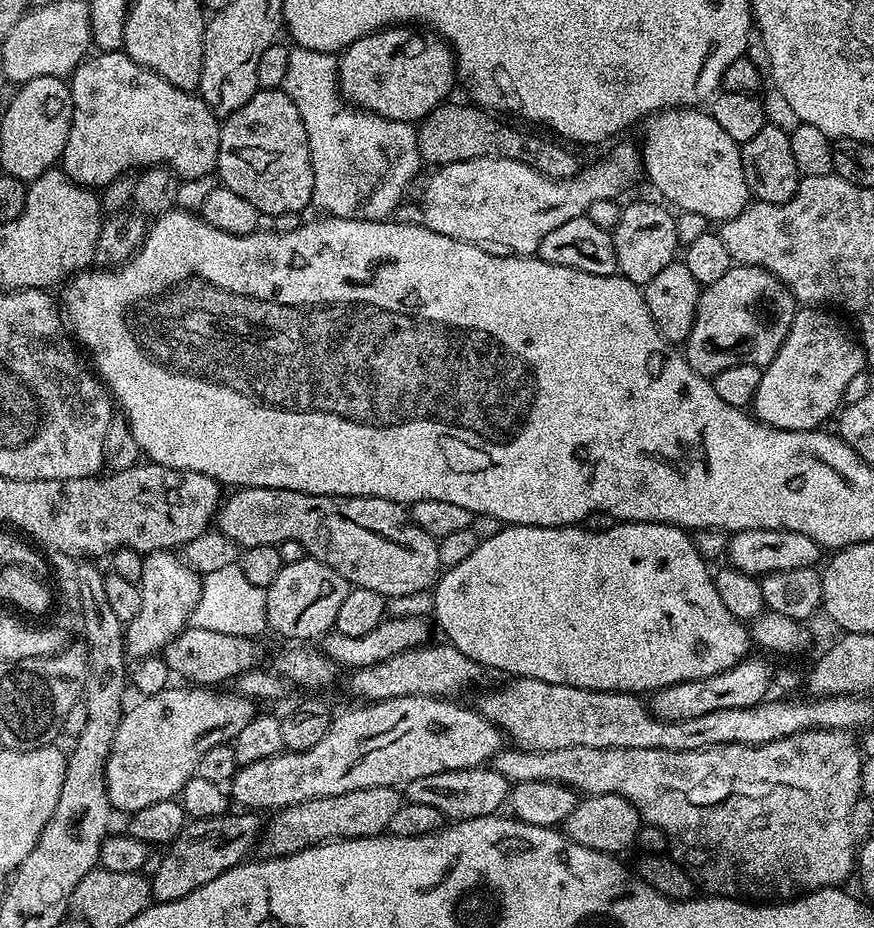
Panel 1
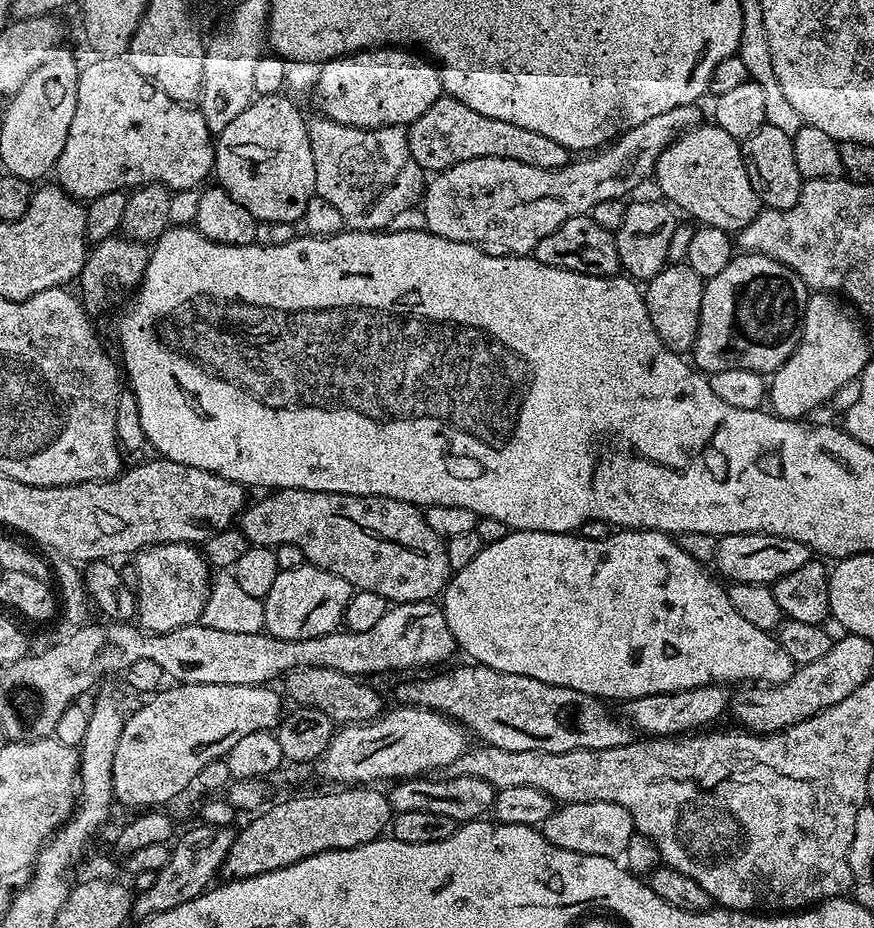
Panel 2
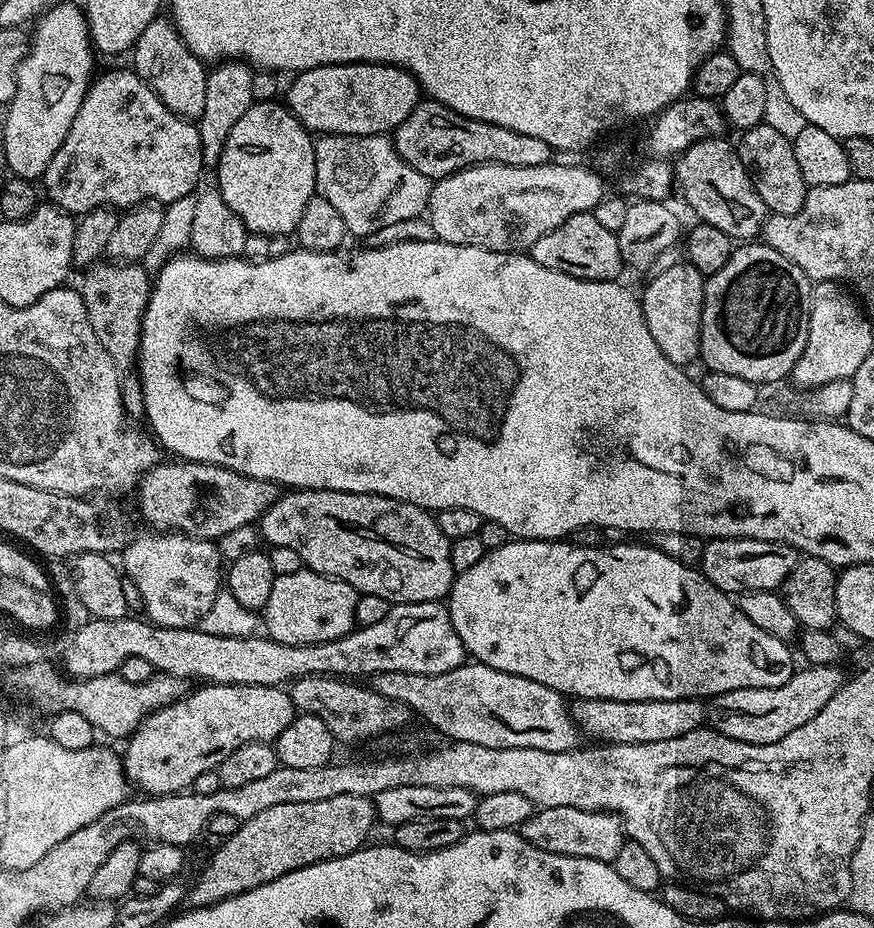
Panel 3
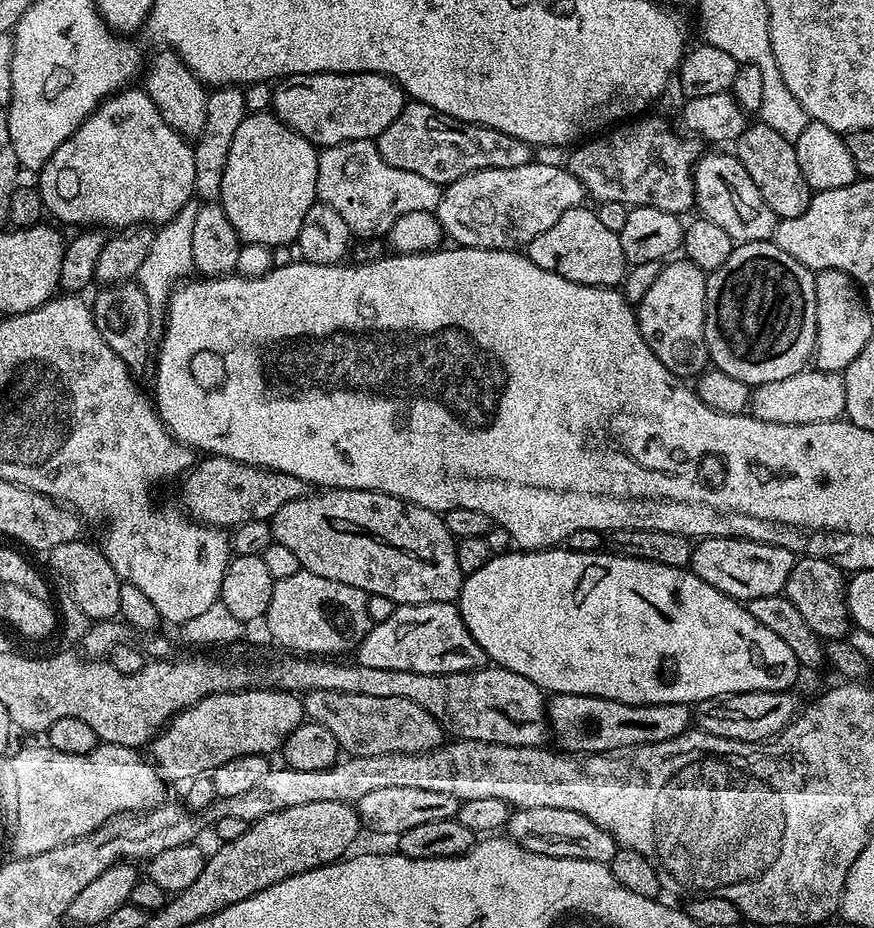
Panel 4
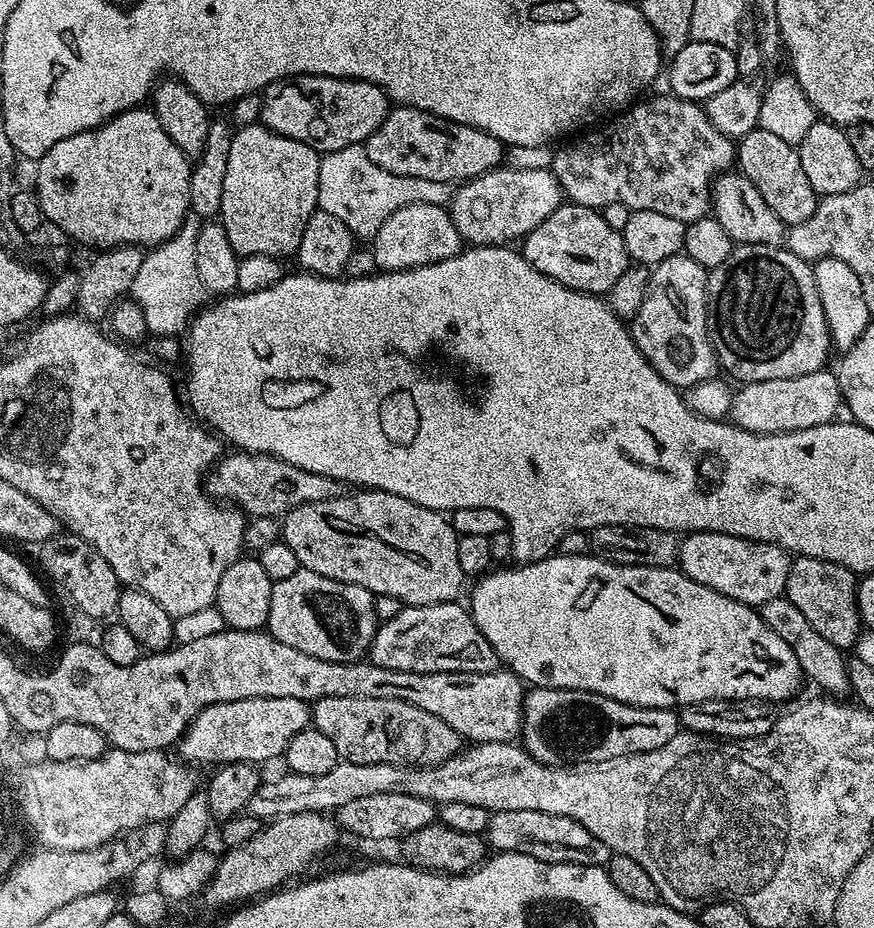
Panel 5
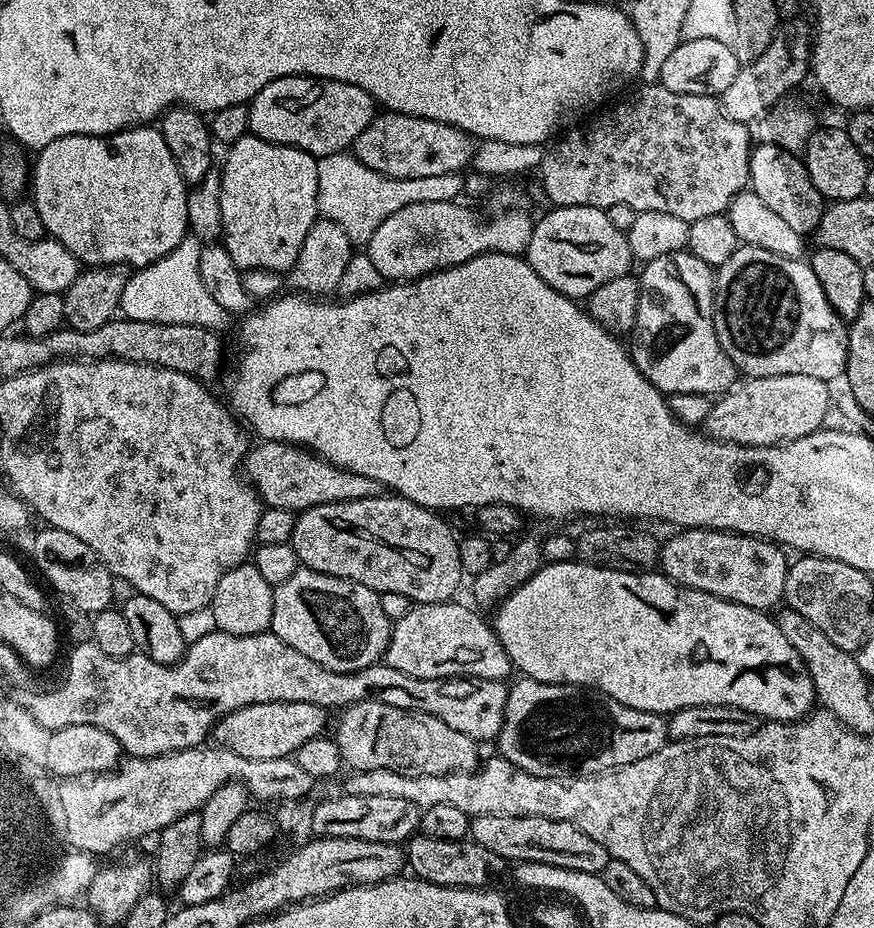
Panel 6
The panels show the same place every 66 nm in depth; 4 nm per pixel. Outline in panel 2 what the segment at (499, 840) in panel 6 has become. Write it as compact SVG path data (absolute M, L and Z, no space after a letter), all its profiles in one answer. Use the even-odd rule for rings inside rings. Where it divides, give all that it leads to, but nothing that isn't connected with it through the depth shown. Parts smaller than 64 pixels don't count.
M614 802L560 804L546 818L542 831L550 843L562 846L562 850L574 850L578 854L594 854L602 858L623 857L634 835L630 814Z

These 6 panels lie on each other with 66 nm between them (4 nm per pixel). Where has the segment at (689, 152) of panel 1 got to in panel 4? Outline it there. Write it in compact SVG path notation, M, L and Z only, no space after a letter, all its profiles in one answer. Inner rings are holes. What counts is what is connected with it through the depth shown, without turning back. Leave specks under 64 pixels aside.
M728 150L708 151L697 160L696 169L692 171L696 191L695 207L698 212L700 208L699 215L717 226L722 226L722 230L730 234L733 242L772 240L776 235L777 216L763 201L762 194L758 192L758 187L742 162Z

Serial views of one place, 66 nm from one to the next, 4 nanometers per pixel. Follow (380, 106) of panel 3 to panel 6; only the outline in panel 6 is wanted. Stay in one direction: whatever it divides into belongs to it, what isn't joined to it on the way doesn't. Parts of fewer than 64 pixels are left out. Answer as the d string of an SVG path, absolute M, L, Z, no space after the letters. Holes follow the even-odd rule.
M283 76L262 86L262 90L258 90L258 94L248 104L248 130L251 135L271 144L294 146L319 158L351 149L358 134L370 126L376 115L378 105L371 94L362 90L362 86L350 86L337 80L320 80L317 76Z

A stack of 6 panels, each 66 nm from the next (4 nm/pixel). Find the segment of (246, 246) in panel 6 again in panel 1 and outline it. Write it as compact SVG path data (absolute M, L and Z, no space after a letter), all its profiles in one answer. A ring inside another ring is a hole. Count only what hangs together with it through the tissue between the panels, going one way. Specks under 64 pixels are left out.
M265 88L258 90L234 114L230 114L220 125L220 145L216 172L221 185L232 190L241 198L246 198L260 214L268 216L288 216L291 212L300 212L312 204L314 194L314 170L310 162L310 150L306 138L306 126L298 106L283 90Z

